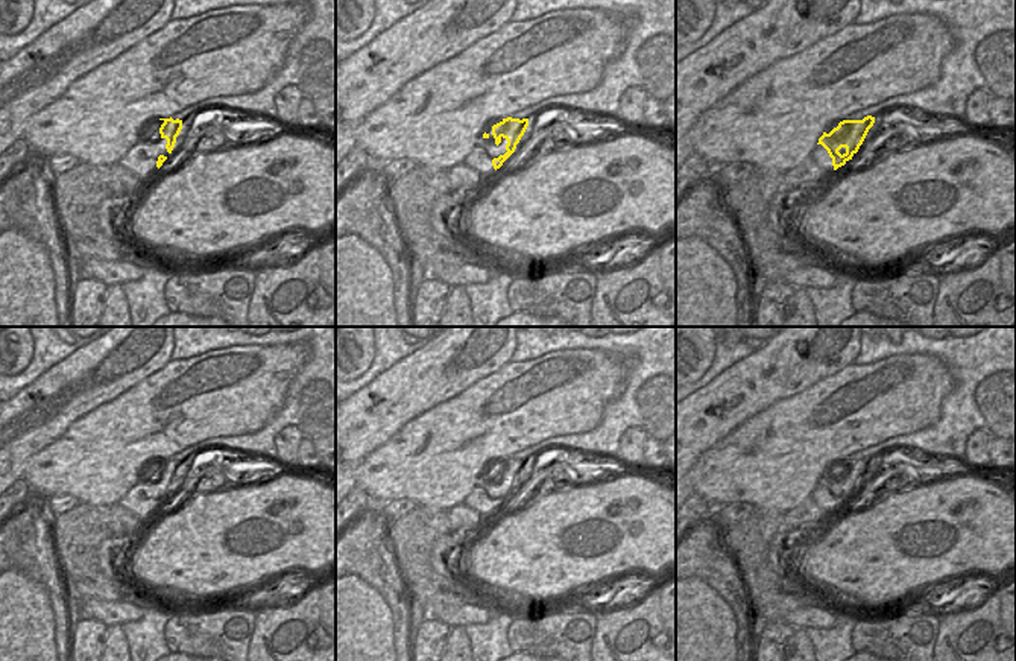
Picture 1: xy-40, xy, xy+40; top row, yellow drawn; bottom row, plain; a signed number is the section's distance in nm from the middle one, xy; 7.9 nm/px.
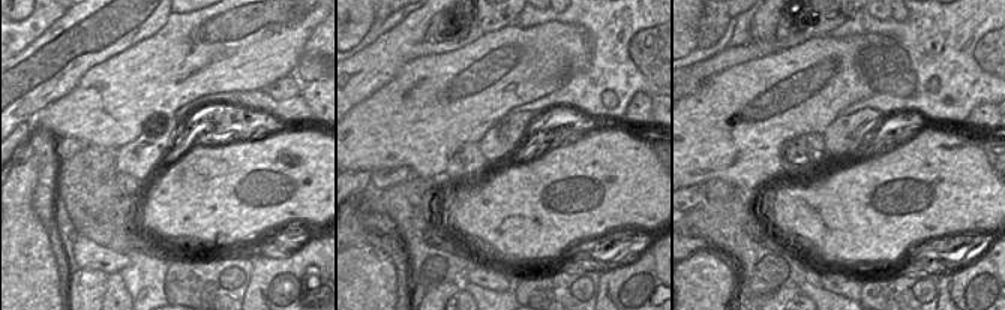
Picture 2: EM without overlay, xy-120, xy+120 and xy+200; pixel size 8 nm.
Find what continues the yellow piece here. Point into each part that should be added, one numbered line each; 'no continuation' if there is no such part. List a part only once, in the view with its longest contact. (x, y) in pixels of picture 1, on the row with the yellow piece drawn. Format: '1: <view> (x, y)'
1: xy (480, 158)

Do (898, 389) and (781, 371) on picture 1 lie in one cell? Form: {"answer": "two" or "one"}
{"answer": "two"}

